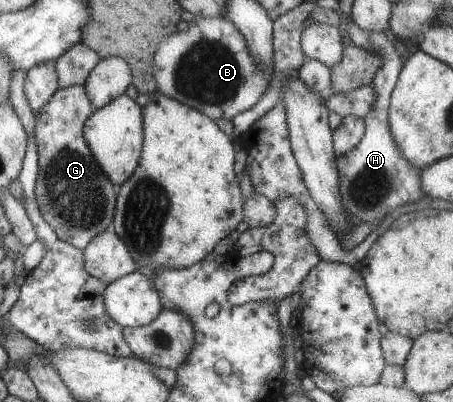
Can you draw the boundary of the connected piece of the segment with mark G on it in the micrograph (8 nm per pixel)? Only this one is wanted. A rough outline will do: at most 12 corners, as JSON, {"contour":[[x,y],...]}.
{"contour":[[84,85],[35,113],[39,211],[81,250],[111,228],[117,188],[83,135]]}

